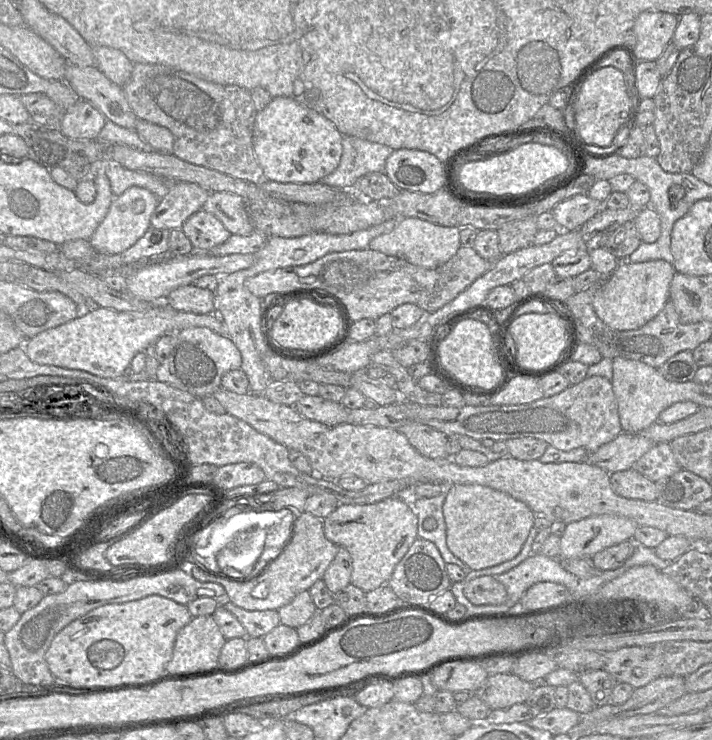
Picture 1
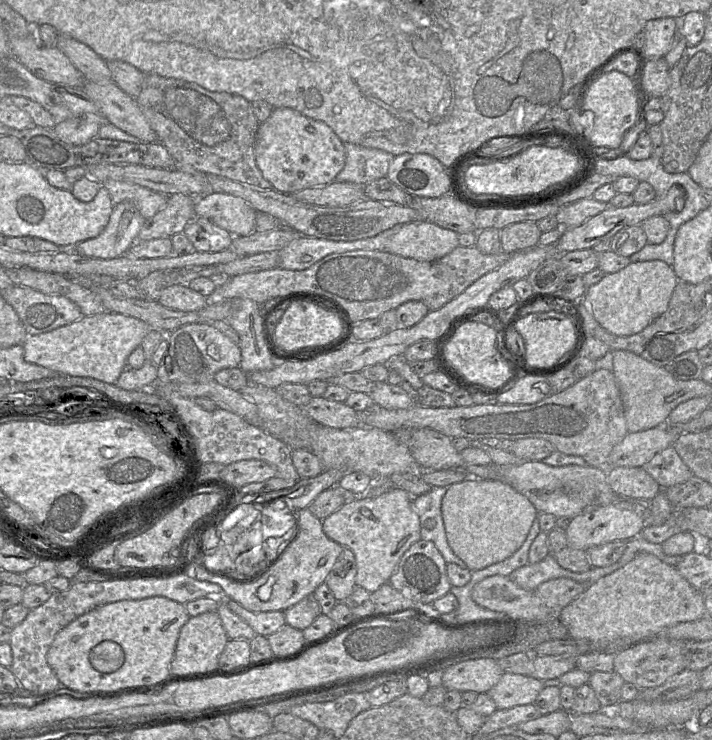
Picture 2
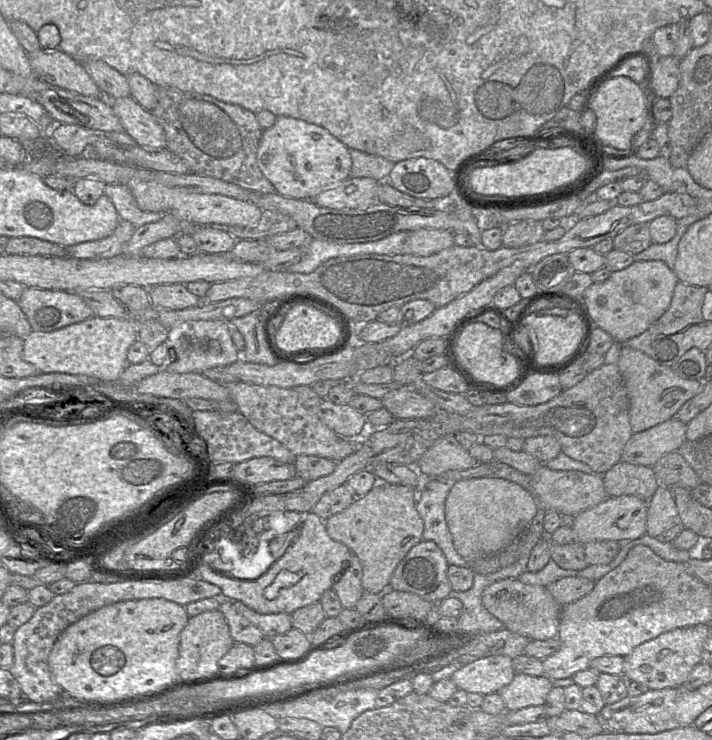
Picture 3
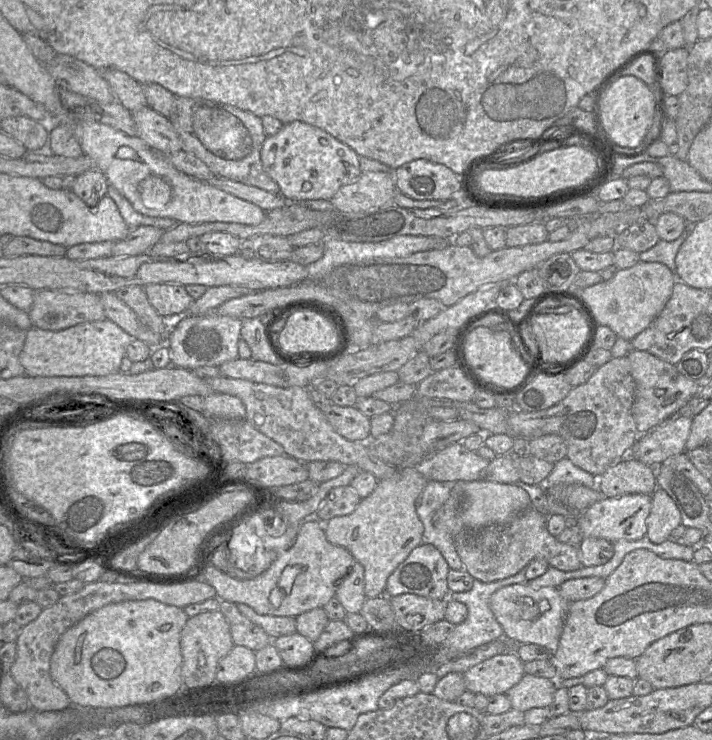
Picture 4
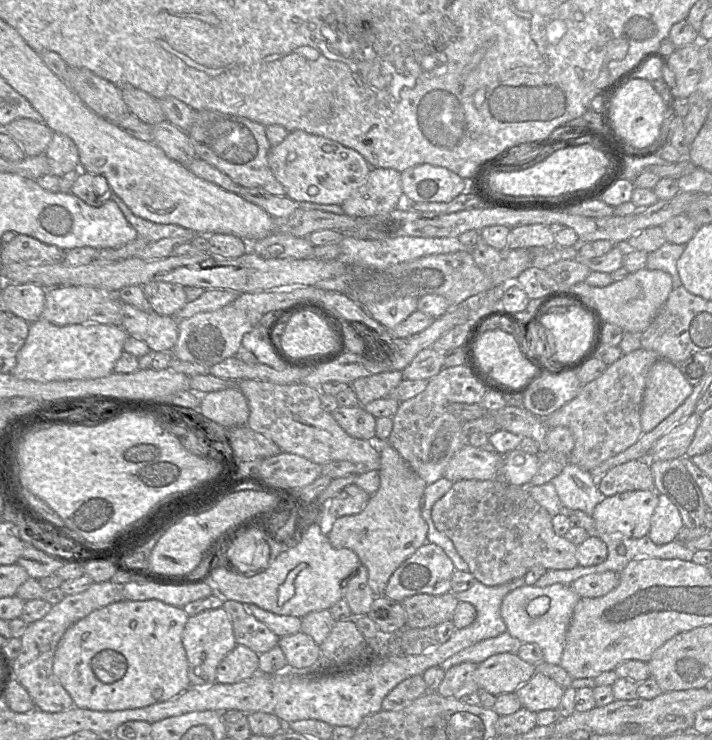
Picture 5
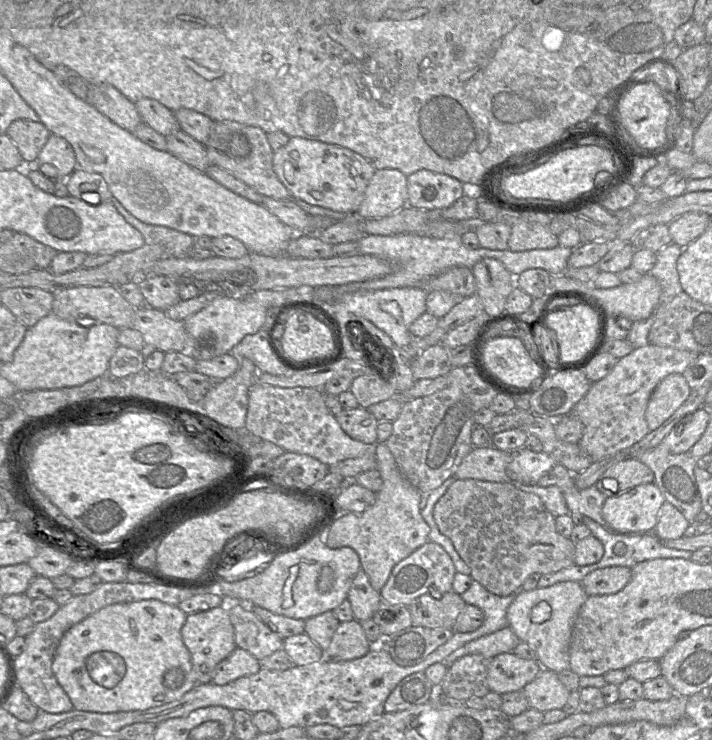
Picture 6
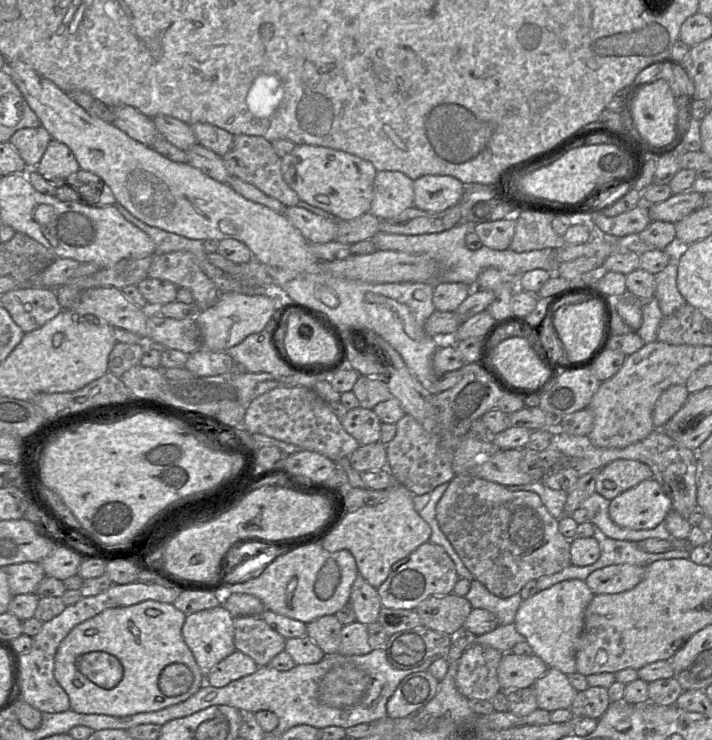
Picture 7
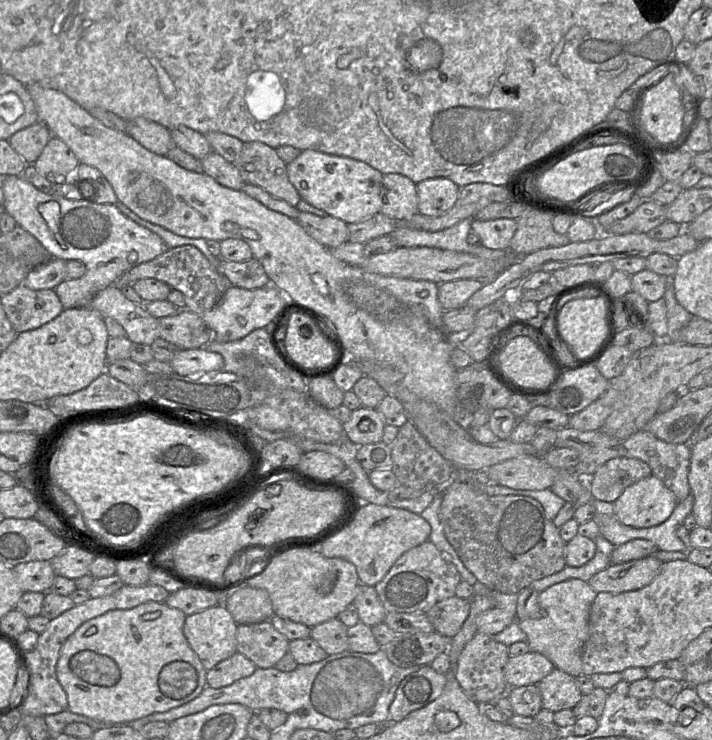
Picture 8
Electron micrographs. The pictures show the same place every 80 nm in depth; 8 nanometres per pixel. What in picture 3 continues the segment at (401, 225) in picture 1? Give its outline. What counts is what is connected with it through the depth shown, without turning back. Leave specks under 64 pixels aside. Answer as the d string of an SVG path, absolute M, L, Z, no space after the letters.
M421 228L408 232L402 254L429 256L454 244L454 233L449 230Z

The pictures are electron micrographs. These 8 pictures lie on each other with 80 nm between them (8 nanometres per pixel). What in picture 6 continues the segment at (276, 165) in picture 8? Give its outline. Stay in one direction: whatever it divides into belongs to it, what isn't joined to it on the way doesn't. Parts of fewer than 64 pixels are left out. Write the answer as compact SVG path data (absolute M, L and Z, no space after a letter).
M218 121L214 123L206 144L210 165L217 165L255 189L263 196L287 200L292 199L289 190L279 180L273 169L273 153L271 145L261 128L241 124L235 121Z

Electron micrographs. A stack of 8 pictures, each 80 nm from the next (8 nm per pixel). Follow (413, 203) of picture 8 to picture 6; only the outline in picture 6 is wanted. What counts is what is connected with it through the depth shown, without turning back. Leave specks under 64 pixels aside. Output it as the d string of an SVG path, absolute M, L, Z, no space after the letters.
M397 169L375 170L357 214L360 218L380 218L407 205L407 177Z

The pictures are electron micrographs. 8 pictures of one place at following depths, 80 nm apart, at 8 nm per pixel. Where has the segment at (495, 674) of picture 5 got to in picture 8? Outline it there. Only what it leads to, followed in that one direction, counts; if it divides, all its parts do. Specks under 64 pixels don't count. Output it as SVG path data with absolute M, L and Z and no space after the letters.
M529 651L509 657L504 668L504 677L509 688L538 685L554 669L553 663L544 655Z

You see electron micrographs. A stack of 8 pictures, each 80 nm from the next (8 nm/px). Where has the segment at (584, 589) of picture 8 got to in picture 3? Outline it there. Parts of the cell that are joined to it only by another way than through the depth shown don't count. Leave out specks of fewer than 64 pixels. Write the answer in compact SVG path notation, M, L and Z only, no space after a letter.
M503 579L485 588L482 603L510 632L529 640L547 640L558 636L562 606L546 587L526 585L518 579Z

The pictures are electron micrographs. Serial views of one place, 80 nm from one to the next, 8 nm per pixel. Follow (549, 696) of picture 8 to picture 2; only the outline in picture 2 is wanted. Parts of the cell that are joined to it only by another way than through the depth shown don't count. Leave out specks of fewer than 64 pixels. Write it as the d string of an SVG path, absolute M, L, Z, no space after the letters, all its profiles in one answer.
M504 673L487 694L494 700L497 709L502 710L533 704L543 689L544 681L535 677Z

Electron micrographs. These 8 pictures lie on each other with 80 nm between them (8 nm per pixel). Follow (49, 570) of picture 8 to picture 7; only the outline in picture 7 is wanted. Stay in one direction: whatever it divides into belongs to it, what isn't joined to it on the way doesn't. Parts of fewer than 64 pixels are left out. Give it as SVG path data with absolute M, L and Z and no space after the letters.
M24 562L1 567L13 596L35 593L46 576L40 563Z

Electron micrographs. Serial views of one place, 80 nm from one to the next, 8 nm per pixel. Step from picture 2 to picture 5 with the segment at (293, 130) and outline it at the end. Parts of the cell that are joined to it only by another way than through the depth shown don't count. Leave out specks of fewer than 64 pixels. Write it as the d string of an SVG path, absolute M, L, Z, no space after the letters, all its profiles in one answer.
M294 130L268 152L268 163L275 178L283 185L286 196L297 203L341 205L350 194L362 185L371 171L364 157L339 142Z

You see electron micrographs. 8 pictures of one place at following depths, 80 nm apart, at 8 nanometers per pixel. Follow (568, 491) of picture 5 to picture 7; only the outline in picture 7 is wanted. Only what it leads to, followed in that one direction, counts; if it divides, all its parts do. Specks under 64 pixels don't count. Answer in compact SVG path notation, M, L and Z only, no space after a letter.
M594 492L581 507L589 512L589 522L597 526L607 537L615 540L639 542L648 538L670 541L672 535L666 528L665 519L653 529L633 530L617 525L609 515L610 500Z

